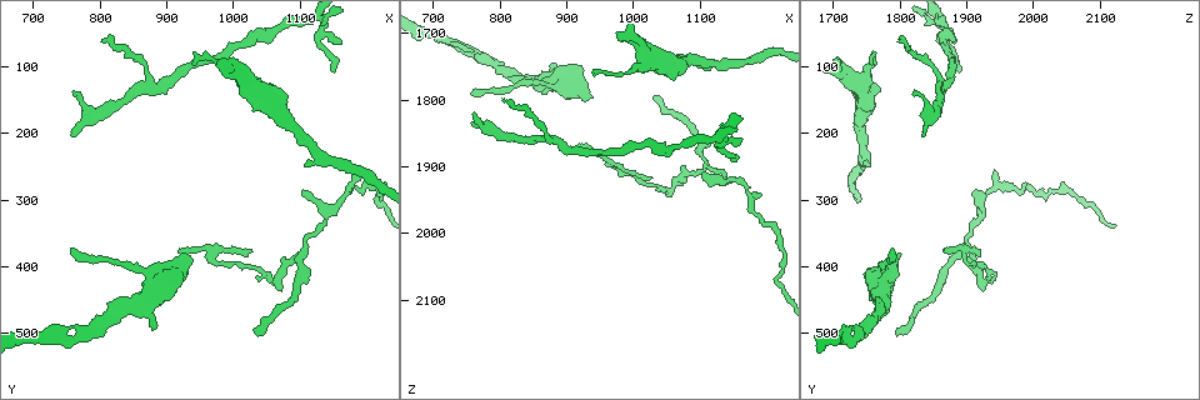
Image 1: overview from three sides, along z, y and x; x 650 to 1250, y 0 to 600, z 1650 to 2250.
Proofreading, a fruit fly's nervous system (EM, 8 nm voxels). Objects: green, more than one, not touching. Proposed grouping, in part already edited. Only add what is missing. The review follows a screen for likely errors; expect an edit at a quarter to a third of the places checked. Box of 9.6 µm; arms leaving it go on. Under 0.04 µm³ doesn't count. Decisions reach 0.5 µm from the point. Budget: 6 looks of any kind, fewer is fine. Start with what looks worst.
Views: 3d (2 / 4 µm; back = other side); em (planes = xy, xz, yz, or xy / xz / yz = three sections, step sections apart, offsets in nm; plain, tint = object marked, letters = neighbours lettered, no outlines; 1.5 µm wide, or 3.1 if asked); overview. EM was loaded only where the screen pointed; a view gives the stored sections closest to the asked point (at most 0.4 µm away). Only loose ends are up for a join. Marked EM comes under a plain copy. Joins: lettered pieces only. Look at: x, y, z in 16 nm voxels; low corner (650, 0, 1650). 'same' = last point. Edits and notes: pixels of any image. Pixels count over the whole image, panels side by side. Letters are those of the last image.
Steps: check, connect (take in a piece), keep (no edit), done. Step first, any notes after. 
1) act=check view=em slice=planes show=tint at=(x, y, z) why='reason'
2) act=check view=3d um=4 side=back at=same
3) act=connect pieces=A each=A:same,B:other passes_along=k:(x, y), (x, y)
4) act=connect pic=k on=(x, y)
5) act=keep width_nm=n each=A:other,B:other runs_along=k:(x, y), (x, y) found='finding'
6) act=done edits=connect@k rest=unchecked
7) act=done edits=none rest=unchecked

act=check view=em slice=planes show=letters at=(880, 495, 1750) why='branch stops here'

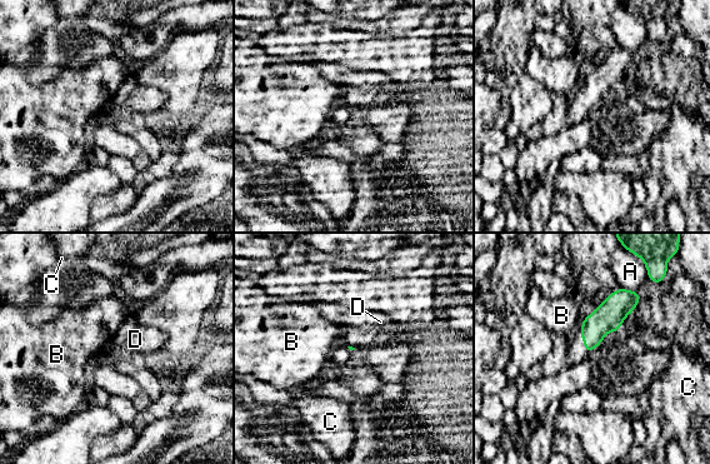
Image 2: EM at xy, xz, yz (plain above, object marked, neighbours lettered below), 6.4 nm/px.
act=keep each=A:other,B:other,C:other,D:other runs_along=2:(636, 294), (593, 334), (589, 348) found='no lettered piece goes on from it'

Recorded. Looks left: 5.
act=check view=em slice=planes show=letters at=(800, 60, 1800)

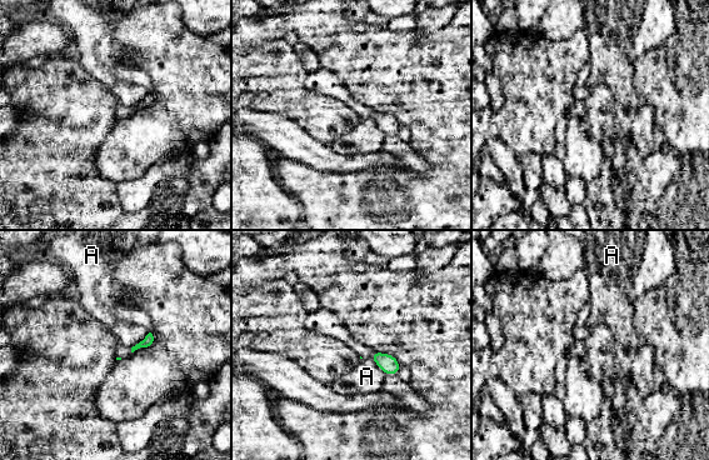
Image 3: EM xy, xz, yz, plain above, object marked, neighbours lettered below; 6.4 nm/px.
act=keep each=A:other border=3:(369, 358), (384, 374) found='no lettered piece goes on from it'

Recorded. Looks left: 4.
act=check view=em slice=xz step=4 show=letters at=(975, 95, 1710) why='free end'

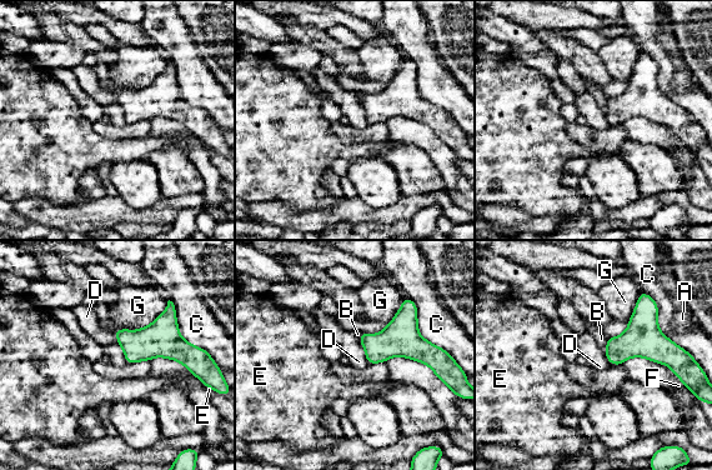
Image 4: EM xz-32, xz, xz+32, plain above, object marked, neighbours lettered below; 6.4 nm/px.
act=keep longest_contact=C:400nm each=A:other,B:other,C:other,D:other,E:other,F:other,G:other border=4:(168, 301), (164, 310), (141, 328) found='no lettered piece goes on from it'

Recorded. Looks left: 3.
act=done edits=none rest=unchecked

